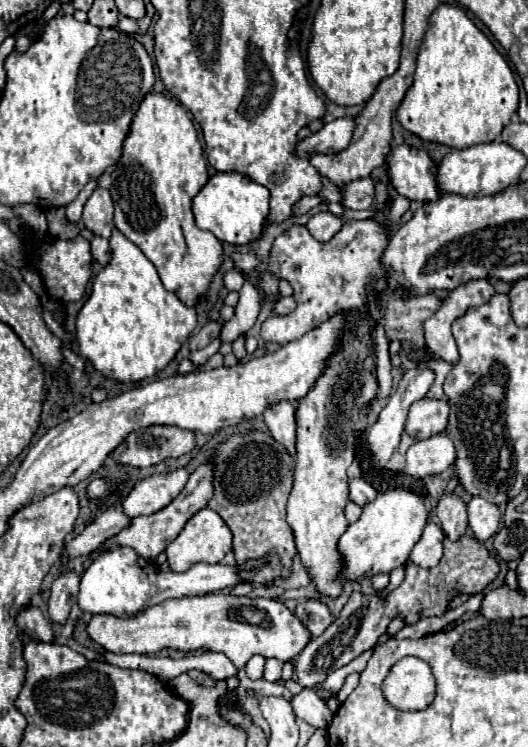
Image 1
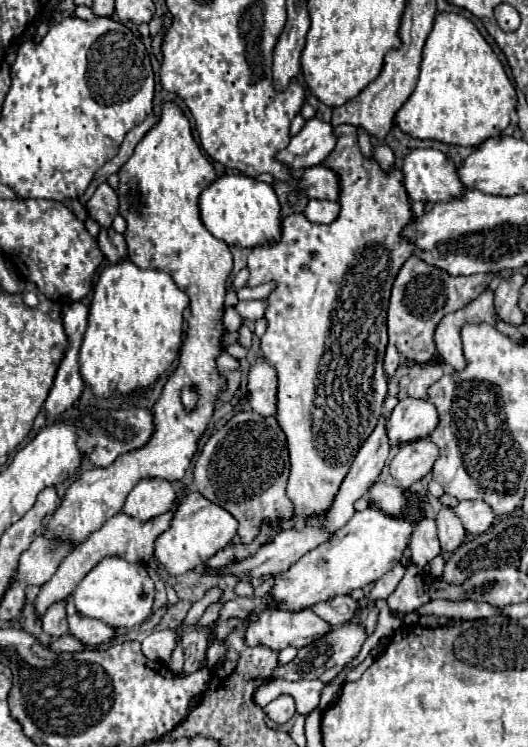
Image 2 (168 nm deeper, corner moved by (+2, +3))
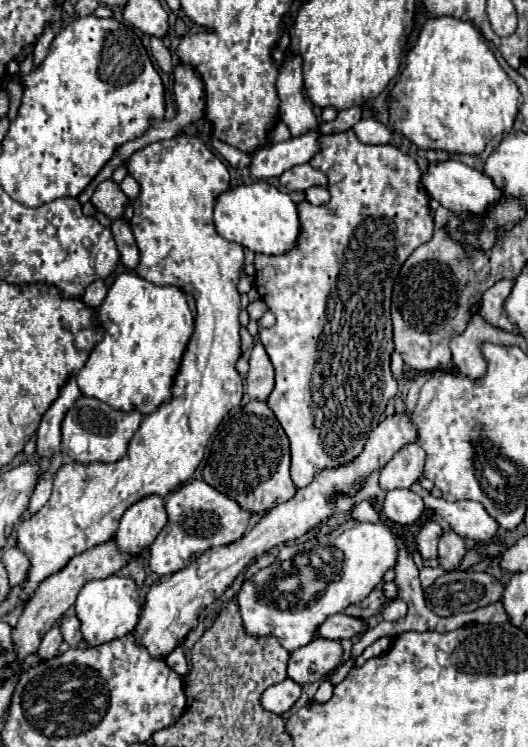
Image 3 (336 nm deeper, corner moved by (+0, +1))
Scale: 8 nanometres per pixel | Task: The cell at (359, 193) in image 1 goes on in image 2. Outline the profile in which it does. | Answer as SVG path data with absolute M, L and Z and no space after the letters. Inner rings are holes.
M316 165L306 169L302 181L300 181L302 193L306 193L310 199L326 199L338 203L340 197L340 177L330 167Z

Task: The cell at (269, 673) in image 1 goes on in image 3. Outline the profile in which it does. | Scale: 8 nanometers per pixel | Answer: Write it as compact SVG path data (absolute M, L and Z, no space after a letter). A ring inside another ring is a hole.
M316 637L304 647L298 647L290 653L288 659L288 677L298 685L314 683L342 663L342 645L324 637Z

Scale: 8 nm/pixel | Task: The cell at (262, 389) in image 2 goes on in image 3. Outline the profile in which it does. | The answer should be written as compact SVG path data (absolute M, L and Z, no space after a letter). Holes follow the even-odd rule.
M256 341L250 355L250 371L246 375L246 393L250 399L266 401L274 387L274 367L260 341Z

